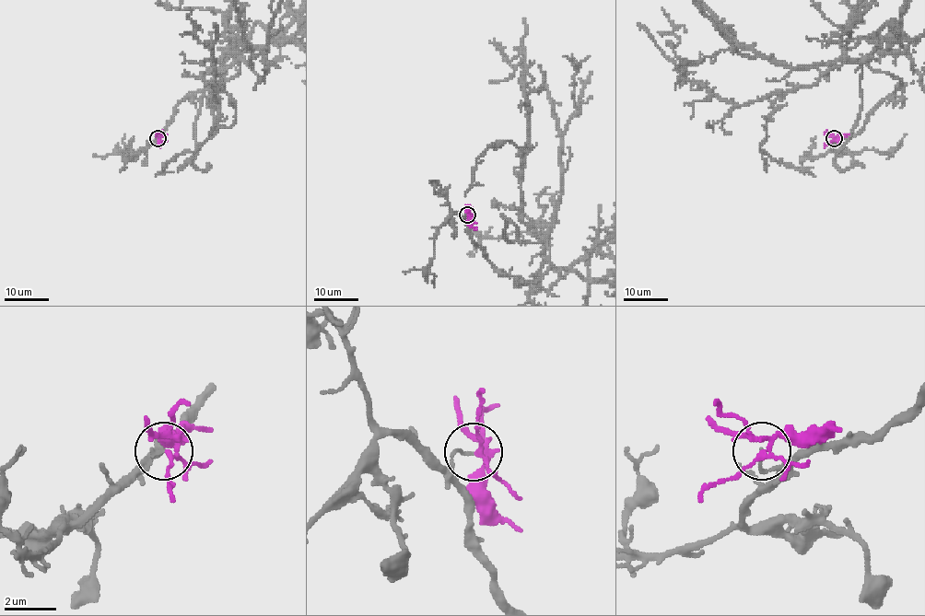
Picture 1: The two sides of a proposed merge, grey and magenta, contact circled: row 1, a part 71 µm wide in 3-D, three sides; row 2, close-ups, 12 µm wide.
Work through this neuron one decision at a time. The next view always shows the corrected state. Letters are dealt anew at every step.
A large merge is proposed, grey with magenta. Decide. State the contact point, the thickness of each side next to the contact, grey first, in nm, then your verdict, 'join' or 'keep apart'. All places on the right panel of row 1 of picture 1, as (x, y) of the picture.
(834, 138) | 110/130 nm | keep apart

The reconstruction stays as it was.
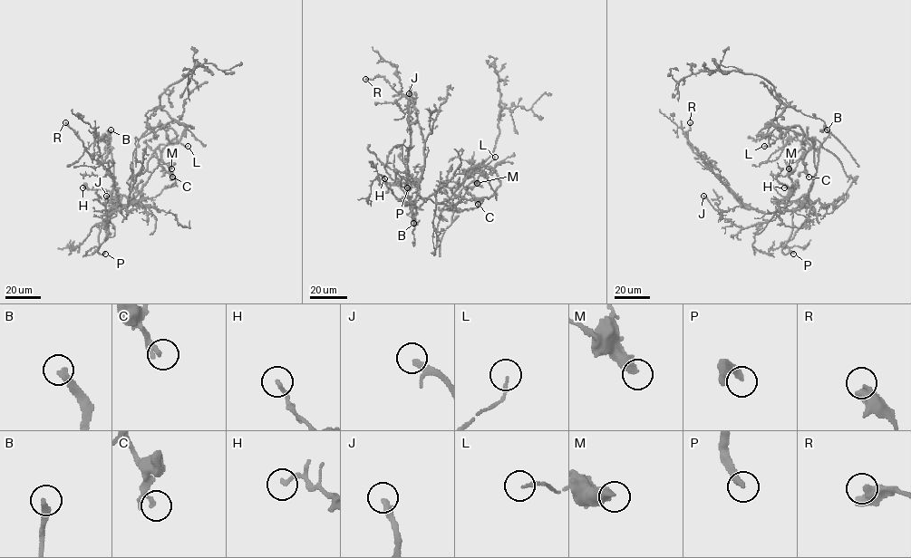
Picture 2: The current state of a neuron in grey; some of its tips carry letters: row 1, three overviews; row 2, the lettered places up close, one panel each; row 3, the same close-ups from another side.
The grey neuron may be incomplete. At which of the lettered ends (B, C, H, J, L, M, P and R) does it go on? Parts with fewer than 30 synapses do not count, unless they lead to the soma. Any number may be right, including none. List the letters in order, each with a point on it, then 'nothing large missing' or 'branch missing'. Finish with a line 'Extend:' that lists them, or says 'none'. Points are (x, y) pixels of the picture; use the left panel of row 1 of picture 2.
B: place (111, 129); branch missing
C: place (172, 177); nothing large missing
H: place (82, 187); branch missing
J: place (106, 196); nothing large missing
L: place (188, 146); nothing large missing
M: place (171, 168); nothing large missing
P: place (105, 254); branch missing
R: place (65, 122); nothing large missing
Extend: B, H, P

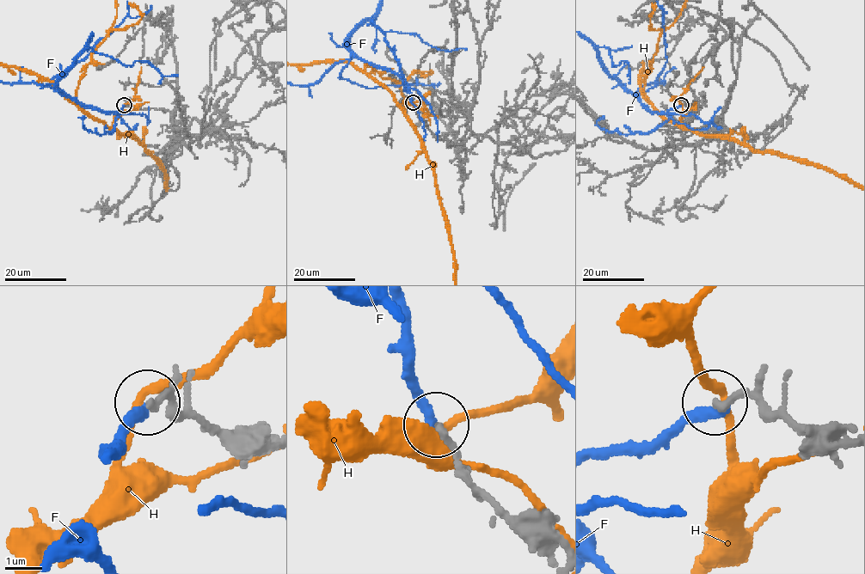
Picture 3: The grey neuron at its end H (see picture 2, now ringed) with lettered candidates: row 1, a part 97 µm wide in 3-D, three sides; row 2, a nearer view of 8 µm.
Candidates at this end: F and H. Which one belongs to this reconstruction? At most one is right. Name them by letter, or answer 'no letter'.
no letter

